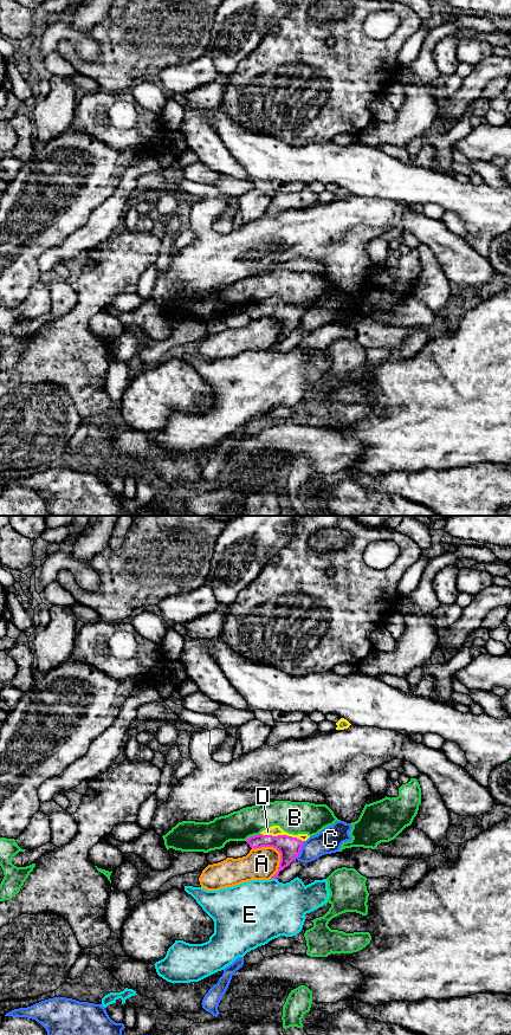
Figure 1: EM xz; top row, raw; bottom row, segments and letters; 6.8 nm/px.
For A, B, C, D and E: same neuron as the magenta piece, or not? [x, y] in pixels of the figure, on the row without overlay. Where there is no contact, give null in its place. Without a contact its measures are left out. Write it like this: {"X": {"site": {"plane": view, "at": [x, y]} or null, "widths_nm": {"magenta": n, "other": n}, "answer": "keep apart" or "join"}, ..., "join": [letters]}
{"A": {"site": {"plane": "xz", "at": [278, 321]}, "widths_nm": {"magenta": 150, "other": 220}, "answer": "keep apart"}, "B": {"site": {"plane": "xz", "at": [252, 306]}, "widths_nm": {"magenta": 140, "other": 200}, "answer": "keep apart"}, "C": {"site": {"plane": "xz", "at": [301, 318]}, "widths_nm": {"magenta": 150, "other": 170}, "answer": "keep apart"}, "D": {"site": {"plane": "xz", "at": [282, 305]}, "widths_nm": {"magenta": 150, "other": 80}, "answer": "join"}, "E": {"site": {"plane": "xz", "at": [273, 348]}, "widths_nm": {"magenta": 150, "other": 420}, "answer": "keep apart"}, "join": ["D"]}

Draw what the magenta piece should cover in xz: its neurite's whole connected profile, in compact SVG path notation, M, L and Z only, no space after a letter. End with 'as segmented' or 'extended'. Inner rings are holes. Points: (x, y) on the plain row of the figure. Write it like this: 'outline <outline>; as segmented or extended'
outline M272 296L259 305L246 310L251 318L273 317L280 323L278 342L271 348L277 349L280 341L287 337L300 323L303 313L309 309L308 304L289 304L279 296Z; extended

